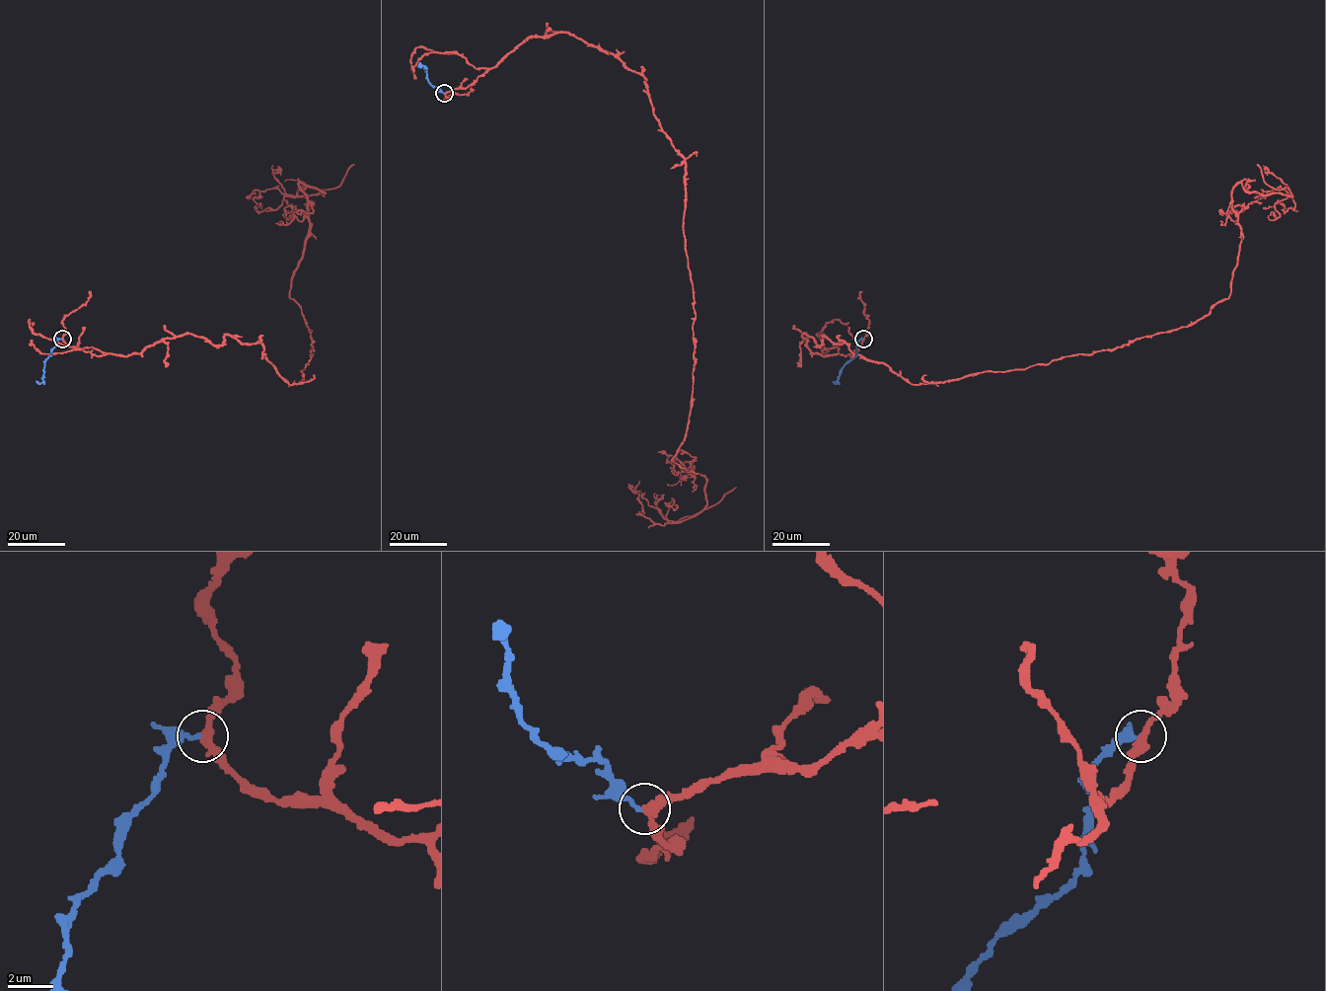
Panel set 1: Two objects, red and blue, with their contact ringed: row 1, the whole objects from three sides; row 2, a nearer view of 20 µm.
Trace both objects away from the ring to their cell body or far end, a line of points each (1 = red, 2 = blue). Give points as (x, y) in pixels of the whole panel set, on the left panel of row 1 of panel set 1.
1: (62, 339), (127, 356), (232, 335), (302, 382), (299, 185), (324, 192), (257, 207)
2: (62, 339), (46, 359), (43, 381), (36, 381)

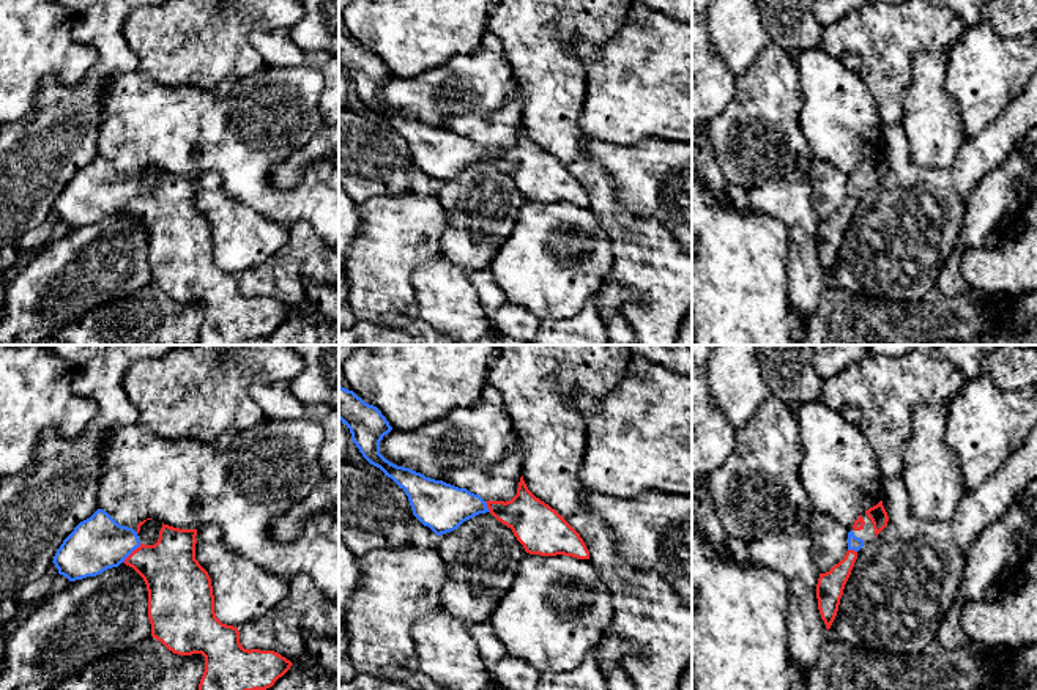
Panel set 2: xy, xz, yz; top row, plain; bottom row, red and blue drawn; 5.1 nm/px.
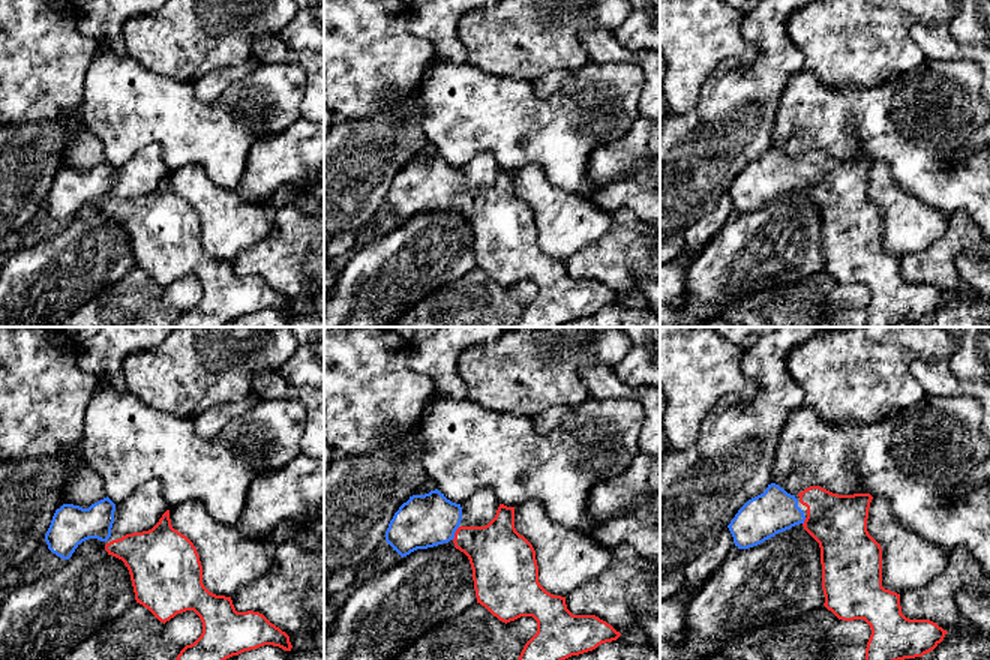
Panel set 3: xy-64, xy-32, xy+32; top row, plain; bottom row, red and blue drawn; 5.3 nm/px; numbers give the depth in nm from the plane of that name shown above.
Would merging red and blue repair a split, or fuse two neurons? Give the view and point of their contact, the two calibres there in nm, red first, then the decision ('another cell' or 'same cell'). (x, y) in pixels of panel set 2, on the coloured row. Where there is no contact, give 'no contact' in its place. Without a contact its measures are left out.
contact xy (131, 553); calibres 300 and 280 nm; same cell

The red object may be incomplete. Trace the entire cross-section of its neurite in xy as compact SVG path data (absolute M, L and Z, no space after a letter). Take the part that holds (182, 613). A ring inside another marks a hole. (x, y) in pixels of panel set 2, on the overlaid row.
M98 509L63 540L52 562L69 581L96 577L125 562L147 584L151 636L173 654L205 657L199 690L266 690L293 663L274 651L244 649L238 629L216 618L211 578L195 559L195 536L197 529L180 529L162 523L158 542L143 545L132 528L118 525L106 510Z

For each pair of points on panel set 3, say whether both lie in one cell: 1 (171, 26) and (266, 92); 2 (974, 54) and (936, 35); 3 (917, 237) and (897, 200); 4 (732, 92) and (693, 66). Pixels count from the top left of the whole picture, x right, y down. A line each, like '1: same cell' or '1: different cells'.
1: different cells
2: same cell
3: same cell
4: different cells

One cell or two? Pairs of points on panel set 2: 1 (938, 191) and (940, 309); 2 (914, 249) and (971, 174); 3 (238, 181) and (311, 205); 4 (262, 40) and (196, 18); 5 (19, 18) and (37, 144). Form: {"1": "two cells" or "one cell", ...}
{"1": "two cells", "2": "one cell", "3": "one cell", "4": "two cells", "5": "two cells"}

